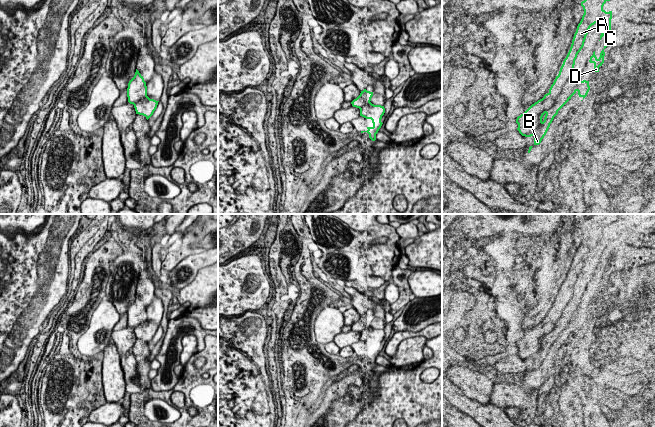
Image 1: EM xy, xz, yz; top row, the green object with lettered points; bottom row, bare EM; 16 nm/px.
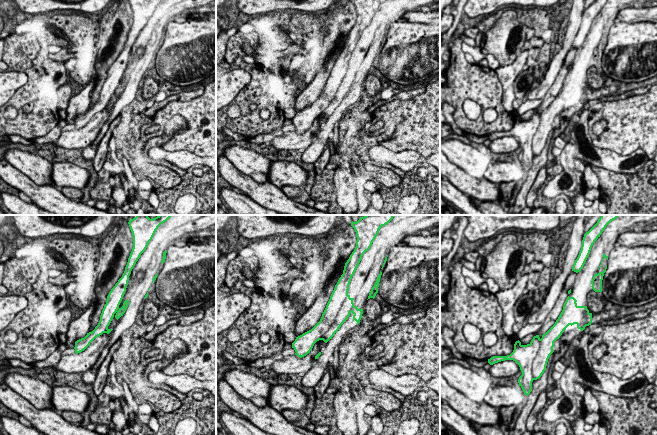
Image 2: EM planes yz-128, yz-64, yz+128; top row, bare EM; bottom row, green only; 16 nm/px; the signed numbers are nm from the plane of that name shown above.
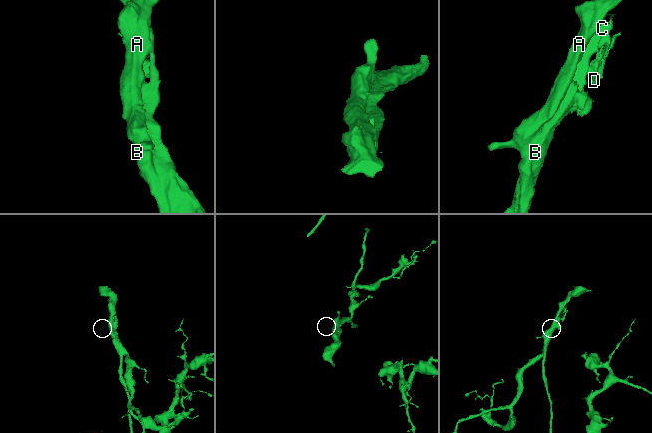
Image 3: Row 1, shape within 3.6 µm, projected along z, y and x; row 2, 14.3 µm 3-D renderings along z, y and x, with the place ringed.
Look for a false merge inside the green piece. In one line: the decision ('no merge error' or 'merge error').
merge error

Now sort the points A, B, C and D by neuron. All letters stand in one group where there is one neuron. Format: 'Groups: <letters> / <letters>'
Groups: A C D / B

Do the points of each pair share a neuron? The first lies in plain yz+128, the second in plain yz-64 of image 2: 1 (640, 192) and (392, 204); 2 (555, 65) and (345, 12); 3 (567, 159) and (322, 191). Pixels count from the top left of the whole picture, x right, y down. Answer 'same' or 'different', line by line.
1: same
2: different
3: different

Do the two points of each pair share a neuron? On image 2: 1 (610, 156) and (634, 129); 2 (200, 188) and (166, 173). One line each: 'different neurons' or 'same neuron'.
1: different neurons
2: different neurons

